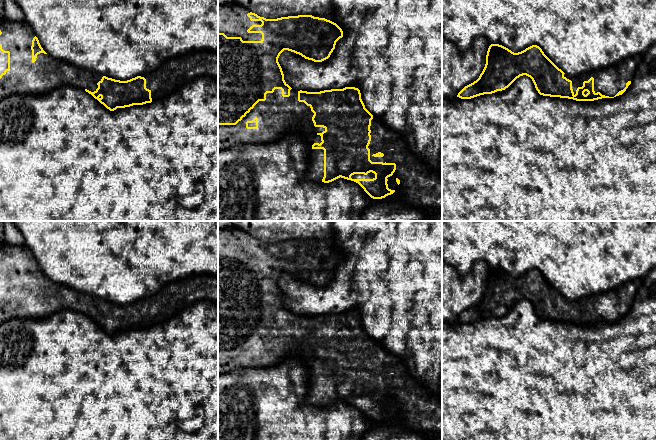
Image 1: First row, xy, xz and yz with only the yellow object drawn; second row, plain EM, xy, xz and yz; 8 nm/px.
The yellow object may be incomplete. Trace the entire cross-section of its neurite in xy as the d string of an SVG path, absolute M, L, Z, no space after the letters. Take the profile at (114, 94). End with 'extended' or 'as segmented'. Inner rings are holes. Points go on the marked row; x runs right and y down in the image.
M0 17L0 101L15 94L38 95L61 86L85 90L110 111L159 101L192 80L207 75L218 77L218 51L203 50L173 57L153 70L127 81L108 78L49 56L25 21Z; extended

